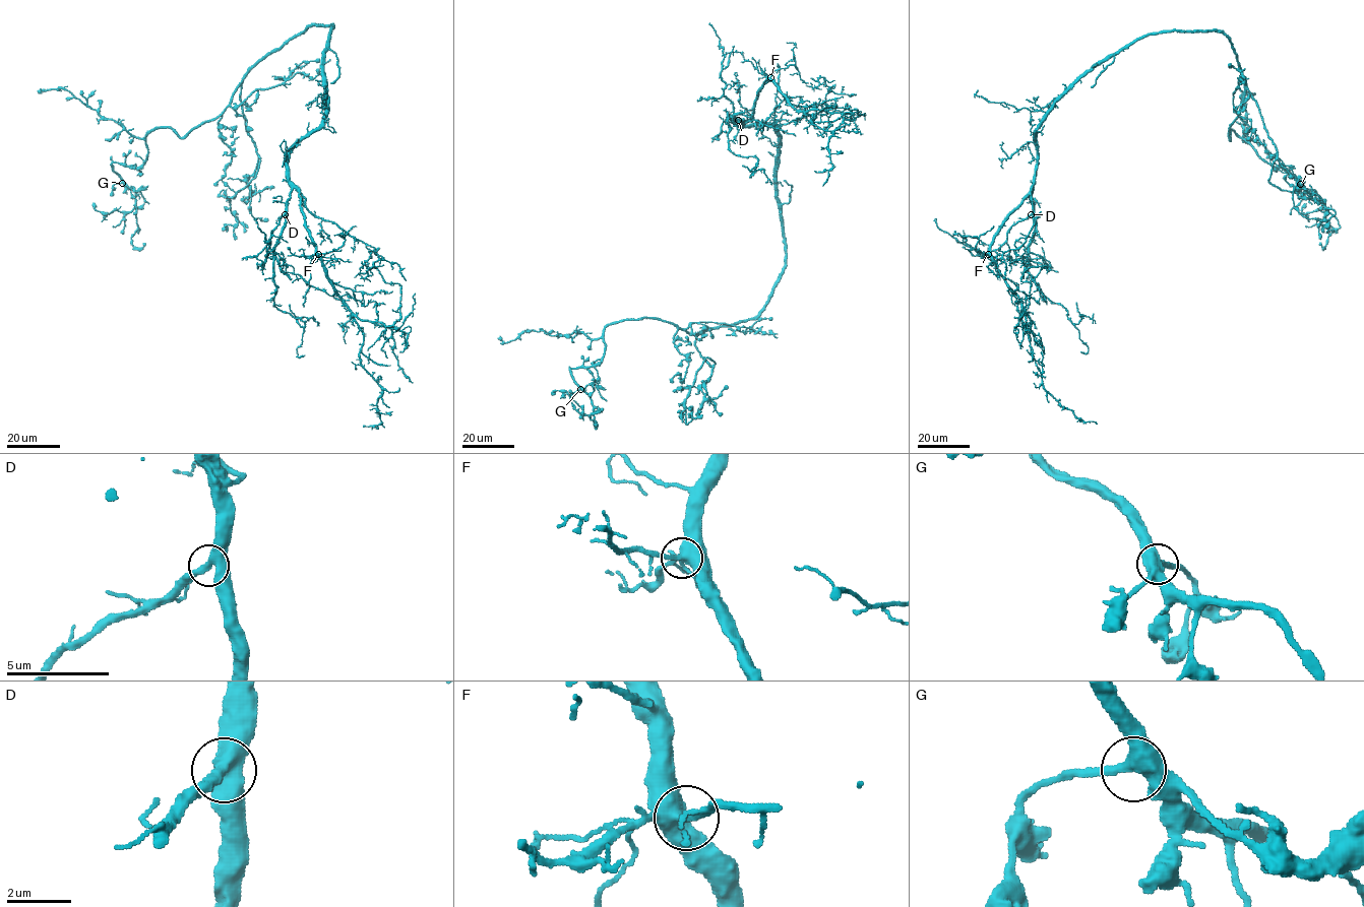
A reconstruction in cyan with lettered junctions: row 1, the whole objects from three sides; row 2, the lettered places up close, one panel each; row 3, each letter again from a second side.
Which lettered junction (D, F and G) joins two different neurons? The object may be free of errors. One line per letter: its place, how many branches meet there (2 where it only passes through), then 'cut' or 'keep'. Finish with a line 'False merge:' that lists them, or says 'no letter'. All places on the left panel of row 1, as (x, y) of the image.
D: at (285, 214); 3 branches meet; keep
F: at (318, 254); 3 branches meet; keep
G: at (122, 183); 3 branches meet; keep
False merge: no letter

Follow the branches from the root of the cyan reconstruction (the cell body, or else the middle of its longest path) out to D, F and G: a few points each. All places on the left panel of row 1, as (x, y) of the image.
D: (329, 36), (324, 57), (326, 117), (289, 152), (291, 191), (285, 214)
F: (329, 36), (324, 57), (326, 117), (290, 150), (288, 164), (289, 181), (298, 190), (305, 225), (318, 254)
G: (329, 36), (311, 25), (268, 52), (183, 137), (152, 129), (140, 166), (112, 164), (122, 183)

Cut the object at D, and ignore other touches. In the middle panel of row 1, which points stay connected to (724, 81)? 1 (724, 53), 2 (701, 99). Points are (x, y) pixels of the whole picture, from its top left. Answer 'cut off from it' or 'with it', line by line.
1: with it
2: with it

